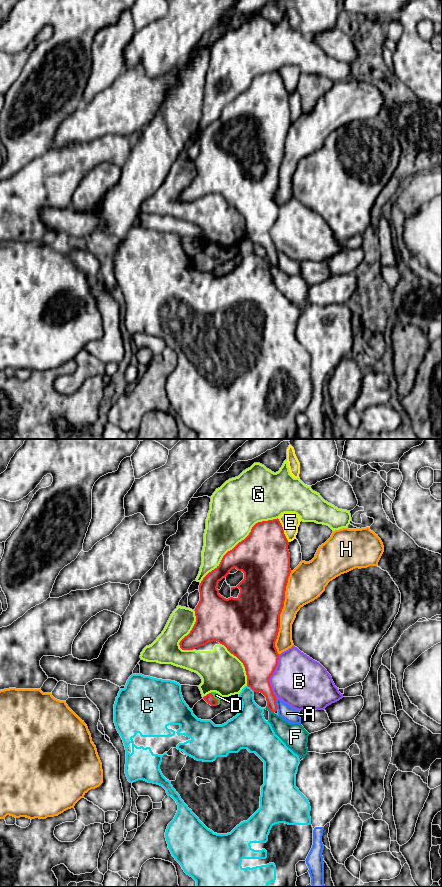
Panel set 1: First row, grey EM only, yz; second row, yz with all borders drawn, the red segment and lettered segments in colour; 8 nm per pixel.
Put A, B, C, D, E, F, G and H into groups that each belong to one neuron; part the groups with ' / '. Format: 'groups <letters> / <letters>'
groups A / B / C / D / E / F / G / H

